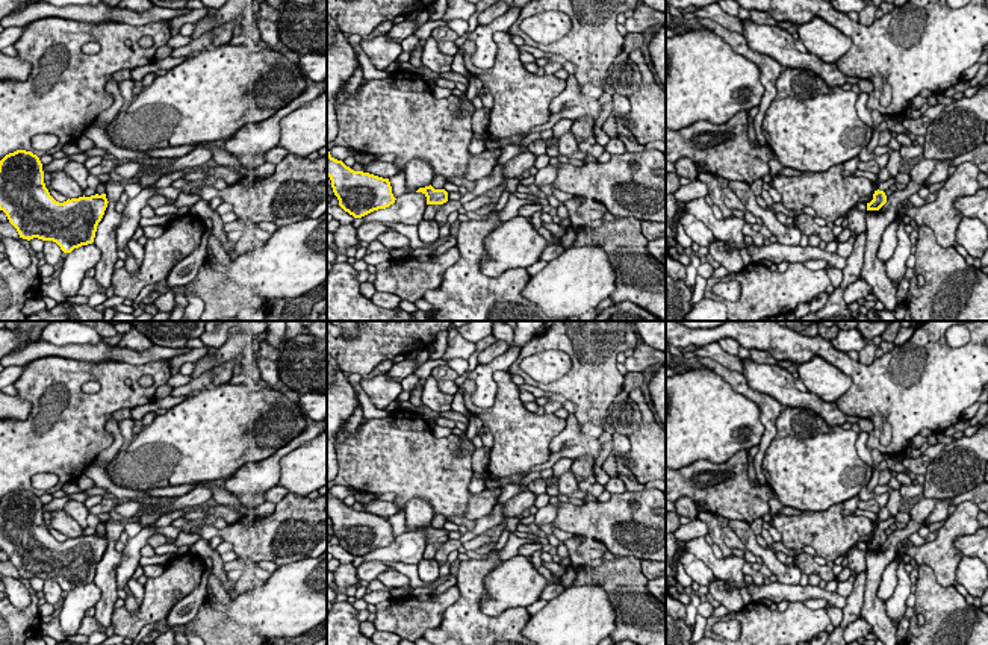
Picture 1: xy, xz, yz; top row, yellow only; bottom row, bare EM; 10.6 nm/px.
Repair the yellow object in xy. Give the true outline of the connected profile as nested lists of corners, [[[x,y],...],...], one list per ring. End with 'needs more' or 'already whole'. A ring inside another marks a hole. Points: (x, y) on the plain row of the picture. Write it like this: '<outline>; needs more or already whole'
[[[17,489],[0,500],[0,550],[23,578],[53,580],[71,592],[94,581],[107,542],[106,533],[56,541],[32,491]]]; already whole

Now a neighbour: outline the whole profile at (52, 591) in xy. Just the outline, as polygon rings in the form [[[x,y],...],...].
[[[44,580],[42,592],[45,601],[56,609],[56,604],[61,601],[64,592],[61,586],[53,580]]]

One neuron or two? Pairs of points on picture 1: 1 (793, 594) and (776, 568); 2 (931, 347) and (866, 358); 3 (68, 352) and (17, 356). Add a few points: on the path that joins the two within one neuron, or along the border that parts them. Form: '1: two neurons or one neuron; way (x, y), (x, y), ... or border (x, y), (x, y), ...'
1: two neurons; border (778, 580), (787, 585), (798, 585)
2: two neurons; border (875, 358), (870, 364), (857, 361)
3: one neuron; way (56, 350), (29, 352)

